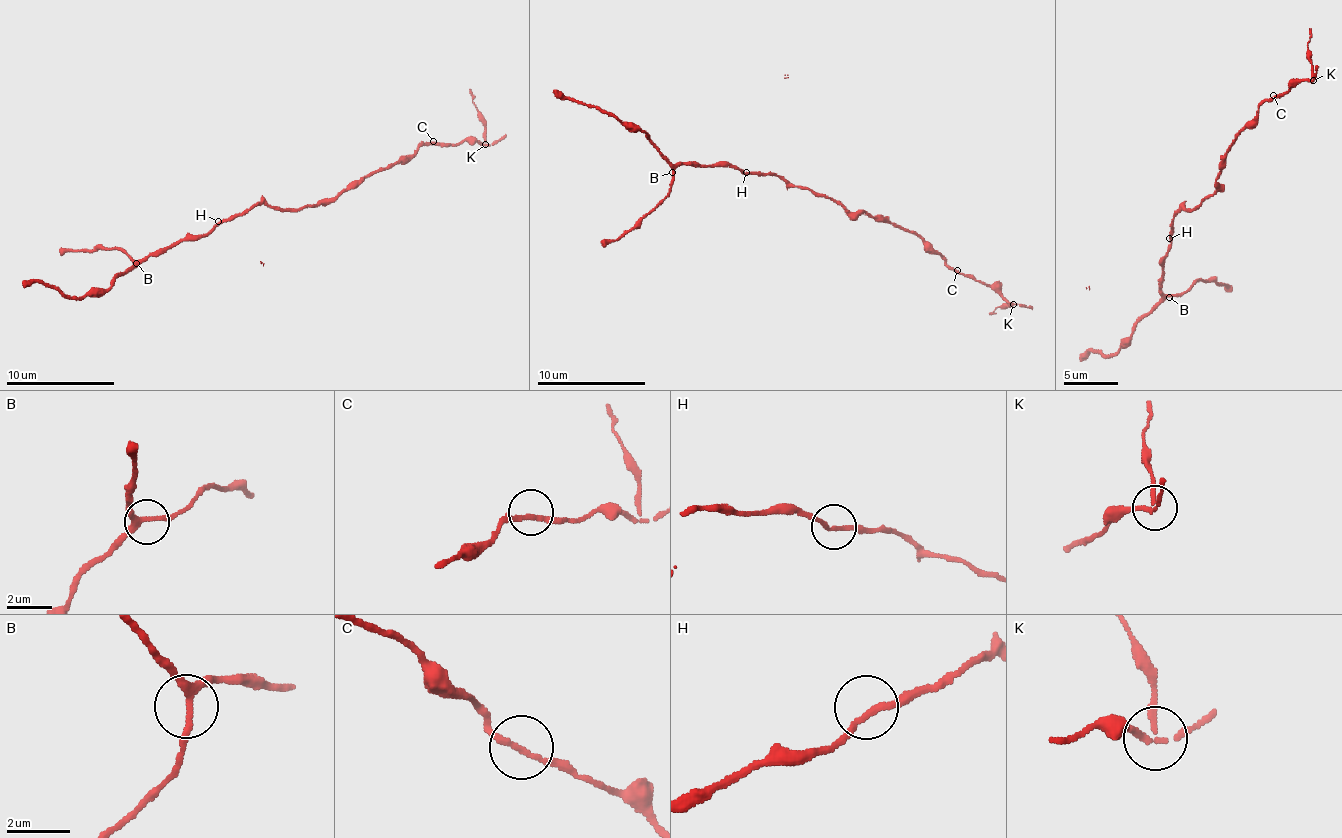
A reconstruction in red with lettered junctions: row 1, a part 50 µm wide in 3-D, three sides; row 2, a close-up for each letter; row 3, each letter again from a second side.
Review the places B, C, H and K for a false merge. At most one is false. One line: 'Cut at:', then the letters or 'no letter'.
Cut at: K

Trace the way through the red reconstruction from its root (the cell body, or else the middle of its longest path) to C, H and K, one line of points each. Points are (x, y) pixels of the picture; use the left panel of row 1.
C: (278, 206), (296, 210), (334, 201), (366, 176), (392, 168), (423, 142), (433, 141)
H: (278, 206), (260, 202), (218, 221)
K: (278, 206), (296, 210), (334, 201), (366, 176), (399, 164), (423, 142), (450, 146), (465, 140), (485, 143)

